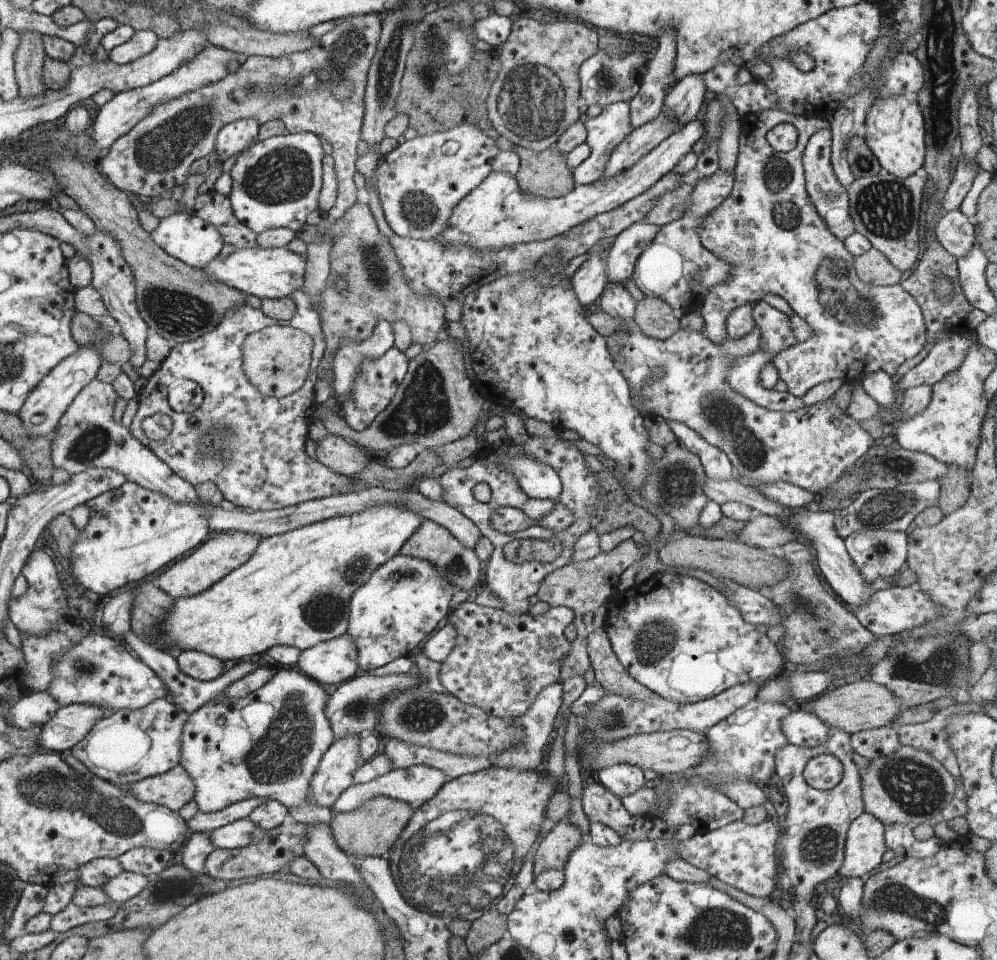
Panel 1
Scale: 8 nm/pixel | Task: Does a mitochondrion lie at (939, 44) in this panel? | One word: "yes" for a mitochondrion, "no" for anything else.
yes

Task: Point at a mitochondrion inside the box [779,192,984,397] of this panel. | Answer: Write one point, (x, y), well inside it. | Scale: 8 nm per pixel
(863, 314)

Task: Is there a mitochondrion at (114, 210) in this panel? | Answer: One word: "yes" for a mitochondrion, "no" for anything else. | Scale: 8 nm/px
no

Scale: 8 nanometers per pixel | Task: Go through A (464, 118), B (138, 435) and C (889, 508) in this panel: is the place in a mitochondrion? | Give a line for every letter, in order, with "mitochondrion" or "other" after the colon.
A: other
B: other
C: mitochondrion

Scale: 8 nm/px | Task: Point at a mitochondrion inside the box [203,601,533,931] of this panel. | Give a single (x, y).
(467, 859)

